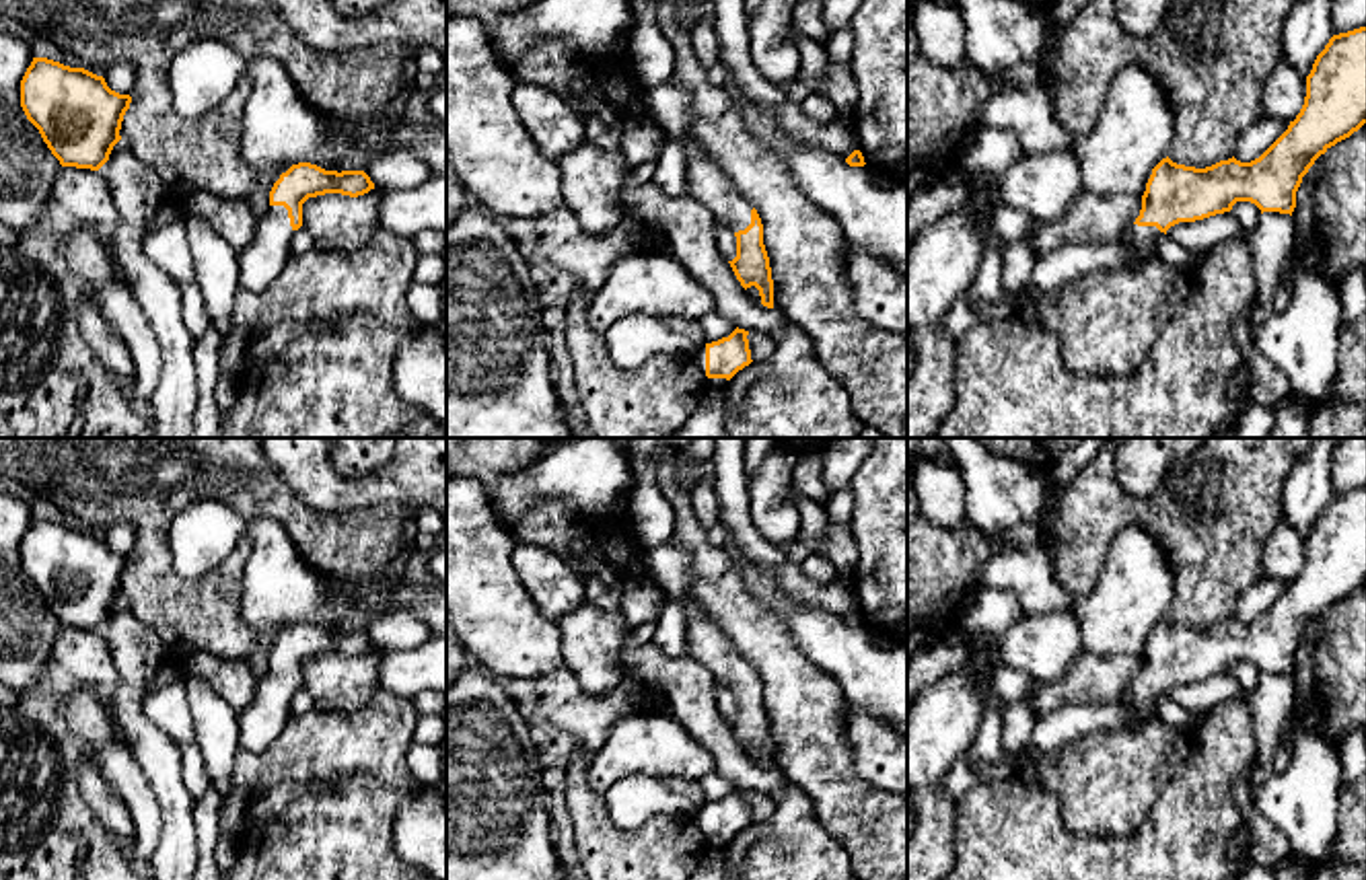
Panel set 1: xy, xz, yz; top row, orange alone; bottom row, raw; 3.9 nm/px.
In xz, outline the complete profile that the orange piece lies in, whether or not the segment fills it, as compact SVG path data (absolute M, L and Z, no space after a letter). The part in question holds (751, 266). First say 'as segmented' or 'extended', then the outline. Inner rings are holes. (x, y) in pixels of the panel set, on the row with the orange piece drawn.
extended; M673 78L644 93L646 115L667 140L679 140L687 158L687 193L702 201L736 236L736 257L730 263L747 290L755 286L761 304L774 308L774 280L763 245L763 224L757 210L736 191L734 183L702 150L689 123L689 93Z

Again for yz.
extended; M1366 27L1333 35L1317 56L1306 76L1306 97L1288 130L1255 160L1234 156L1206 169L1185 167L1162 158L1146 183L1142 210L1119 239L1131 243L1131 269L1156 259L1152 243L1179 222L1195 222L1230 212L1236 201L1255 204L1263 212L1290 214L1302 177L1337 142L1350 138L1366 123Z

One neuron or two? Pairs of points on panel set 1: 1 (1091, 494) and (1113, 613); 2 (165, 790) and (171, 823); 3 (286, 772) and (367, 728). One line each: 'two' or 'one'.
1: two
2: one
3: one

